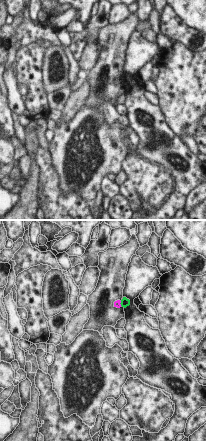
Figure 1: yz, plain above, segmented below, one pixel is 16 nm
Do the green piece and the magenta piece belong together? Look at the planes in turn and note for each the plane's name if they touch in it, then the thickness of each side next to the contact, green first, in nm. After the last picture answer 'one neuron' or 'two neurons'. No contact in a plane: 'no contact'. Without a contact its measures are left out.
meets green in yz; 140 nm thick on the green side, 100 nm on the other

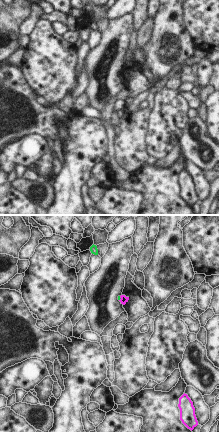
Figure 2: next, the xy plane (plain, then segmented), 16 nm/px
meets green in xy; 50 nm thick on the green side, 120 nm on the other

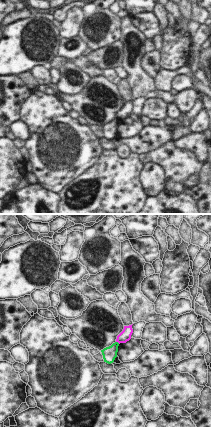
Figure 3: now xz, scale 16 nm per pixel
meets green in xz; 220 nm thick on the green side, 180 nm on the other

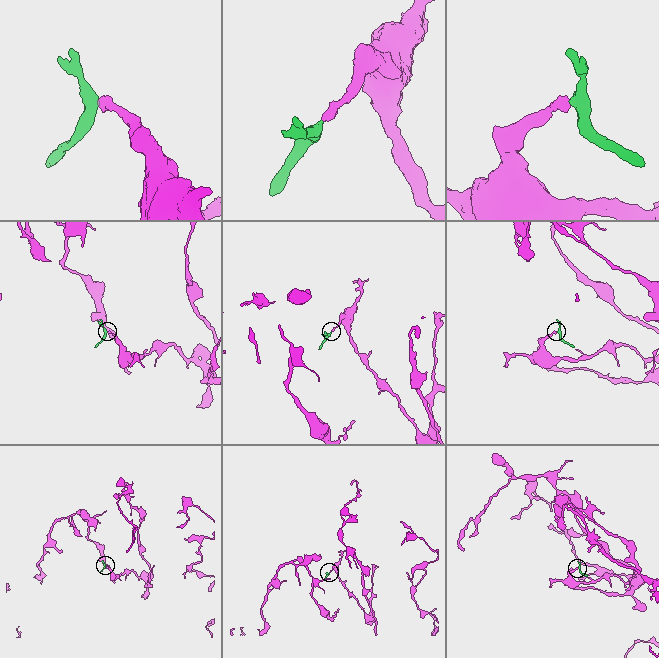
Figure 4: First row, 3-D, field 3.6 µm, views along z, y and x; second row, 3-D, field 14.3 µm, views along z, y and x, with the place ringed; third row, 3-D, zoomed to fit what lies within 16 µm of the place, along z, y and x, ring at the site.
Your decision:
two neurons

